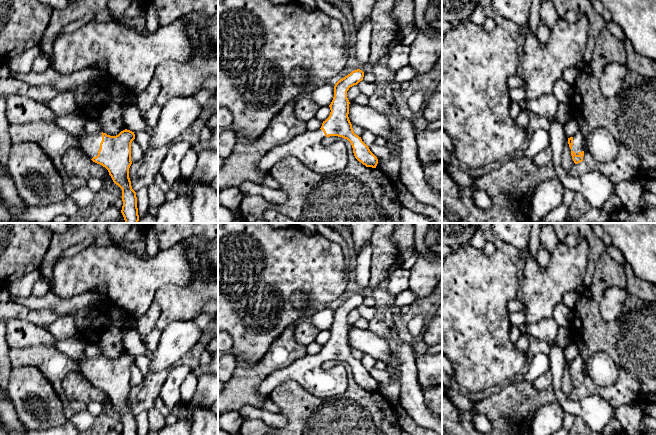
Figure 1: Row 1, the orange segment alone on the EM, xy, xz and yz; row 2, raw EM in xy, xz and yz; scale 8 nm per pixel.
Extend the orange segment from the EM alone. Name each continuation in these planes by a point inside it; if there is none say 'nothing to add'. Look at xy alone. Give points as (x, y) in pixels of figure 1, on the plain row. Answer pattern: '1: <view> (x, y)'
1: xy (89, 368)

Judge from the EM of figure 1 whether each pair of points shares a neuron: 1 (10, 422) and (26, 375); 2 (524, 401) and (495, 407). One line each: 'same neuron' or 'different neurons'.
1: different neurons
2: same neuron

